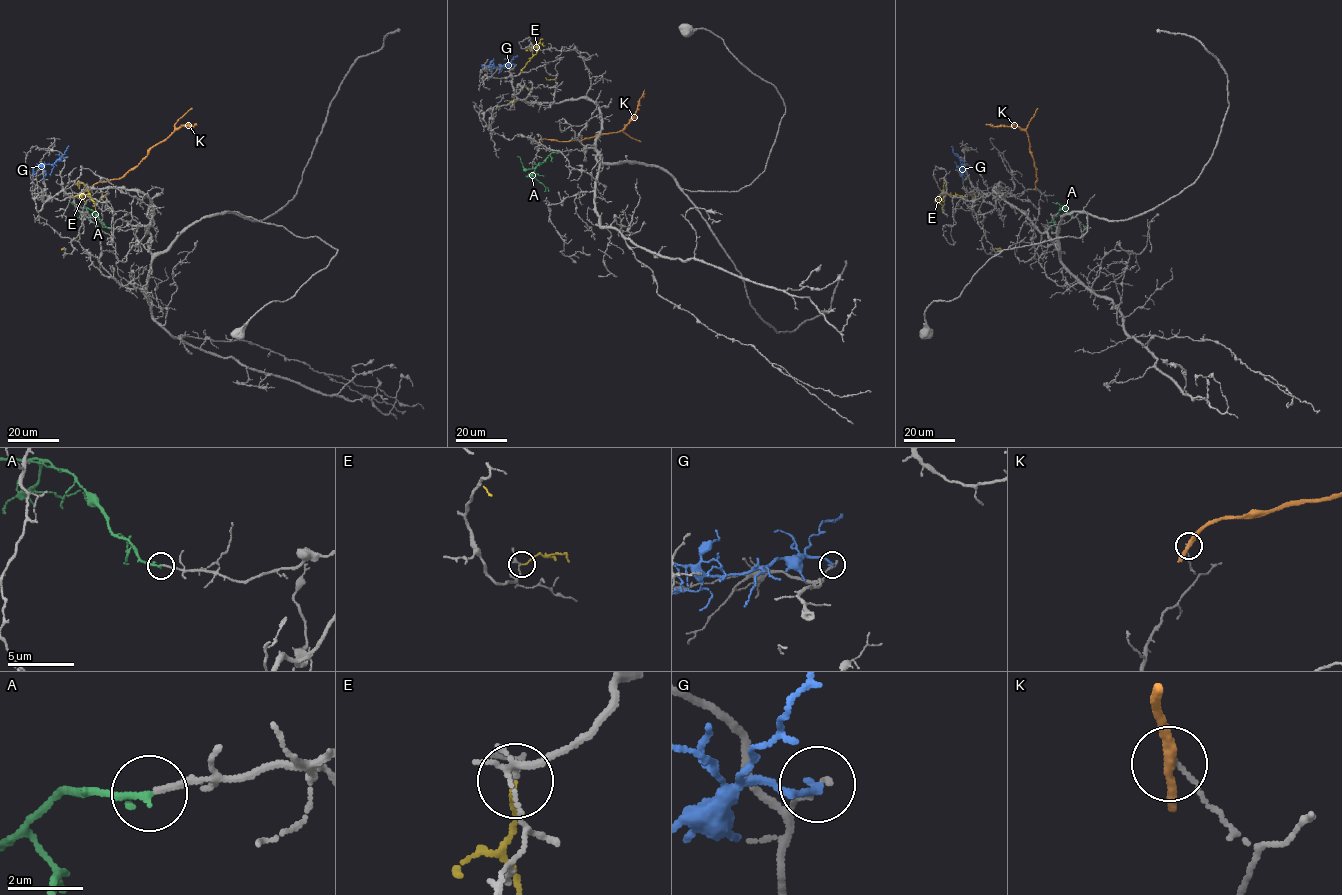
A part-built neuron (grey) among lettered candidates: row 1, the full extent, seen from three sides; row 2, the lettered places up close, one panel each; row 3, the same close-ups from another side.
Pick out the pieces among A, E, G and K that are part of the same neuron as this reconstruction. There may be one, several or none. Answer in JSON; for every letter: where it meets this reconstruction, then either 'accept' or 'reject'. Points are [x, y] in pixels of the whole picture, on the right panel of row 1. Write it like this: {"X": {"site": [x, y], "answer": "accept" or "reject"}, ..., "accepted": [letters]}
{"A": {"site": [1048, 228], "answer": "accept"}, "E": {"site": [992, 250], "answer": "reject"}, "G": {"site": [961, 157], "answer": "reject"}, "K": {"site": [1035, 188], "answer": "reject"}, "accepted": ["A"]}

